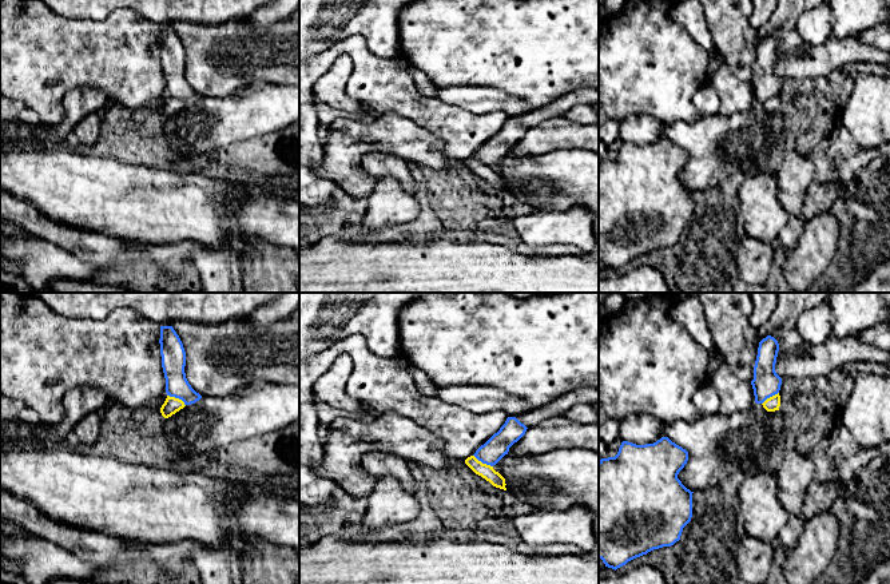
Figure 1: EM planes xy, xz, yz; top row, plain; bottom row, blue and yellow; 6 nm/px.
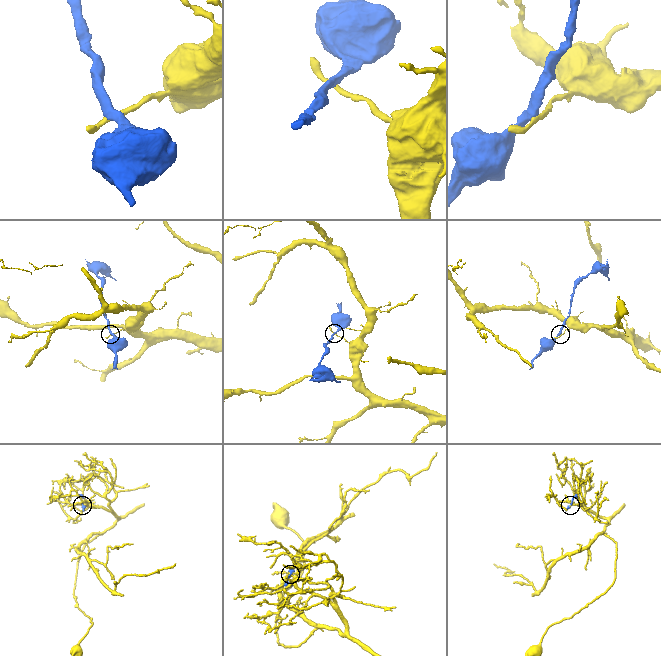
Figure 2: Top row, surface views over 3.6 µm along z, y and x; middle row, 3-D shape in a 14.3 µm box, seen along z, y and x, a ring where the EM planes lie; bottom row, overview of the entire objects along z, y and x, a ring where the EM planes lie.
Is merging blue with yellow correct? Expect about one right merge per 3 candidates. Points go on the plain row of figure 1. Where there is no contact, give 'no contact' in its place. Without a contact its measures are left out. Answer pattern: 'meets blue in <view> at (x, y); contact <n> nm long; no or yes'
meets blue in xy at (177, 98); contact 130 nm long; no

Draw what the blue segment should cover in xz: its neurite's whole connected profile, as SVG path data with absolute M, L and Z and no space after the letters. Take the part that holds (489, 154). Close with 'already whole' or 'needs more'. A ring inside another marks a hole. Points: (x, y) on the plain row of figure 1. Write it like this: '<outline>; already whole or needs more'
M508 118L505 124L473 155L478 162L486 166L496 166L509 148L517 143L527 132L527 127L516 118Z; already whole

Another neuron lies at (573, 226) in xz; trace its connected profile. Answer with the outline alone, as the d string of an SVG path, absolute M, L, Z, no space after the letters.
M584 207L567 210L532 210L514 221L517 237L527 245L571 245L585 254L596 247L593 215Z

